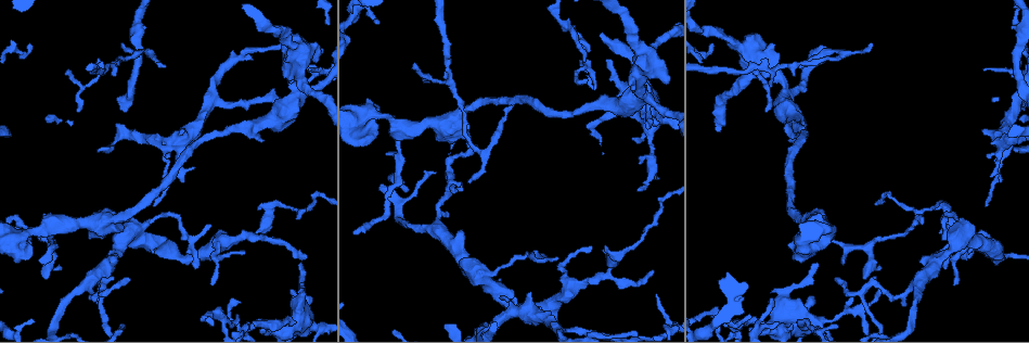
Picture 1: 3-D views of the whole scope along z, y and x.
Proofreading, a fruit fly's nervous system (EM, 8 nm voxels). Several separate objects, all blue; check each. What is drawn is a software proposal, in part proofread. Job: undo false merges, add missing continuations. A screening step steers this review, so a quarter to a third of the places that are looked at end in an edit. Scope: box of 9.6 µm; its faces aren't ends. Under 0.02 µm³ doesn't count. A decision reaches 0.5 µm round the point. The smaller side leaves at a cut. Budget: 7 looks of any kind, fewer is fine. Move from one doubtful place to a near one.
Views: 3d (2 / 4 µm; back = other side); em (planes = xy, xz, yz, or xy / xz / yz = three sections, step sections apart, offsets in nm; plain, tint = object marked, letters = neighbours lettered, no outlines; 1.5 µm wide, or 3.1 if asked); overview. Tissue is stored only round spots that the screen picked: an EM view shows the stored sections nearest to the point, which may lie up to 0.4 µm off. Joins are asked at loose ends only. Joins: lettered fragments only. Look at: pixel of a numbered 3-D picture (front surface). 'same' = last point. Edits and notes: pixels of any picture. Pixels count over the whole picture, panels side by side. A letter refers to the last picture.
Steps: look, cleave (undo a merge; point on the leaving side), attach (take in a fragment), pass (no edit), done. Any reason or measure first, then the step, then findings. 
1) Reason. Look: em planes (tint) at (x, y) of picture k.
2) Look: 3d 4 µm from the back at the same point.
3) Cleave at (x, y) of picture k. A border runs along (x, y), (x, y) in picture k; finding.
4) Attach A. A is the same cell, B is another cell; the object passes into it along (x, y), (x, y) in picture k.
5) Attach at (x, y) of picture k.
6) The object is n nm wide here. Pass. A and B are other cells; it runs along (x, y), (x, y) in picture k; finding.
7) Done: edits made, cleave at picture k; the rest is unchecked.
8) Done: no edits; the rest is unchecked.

Tapers out. Look: em planes (letters) at (544, 254) of picture 1.

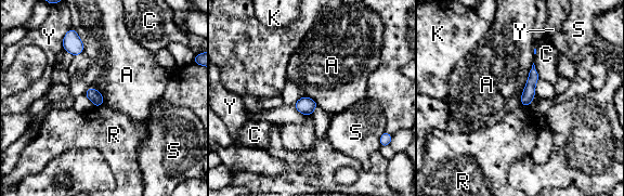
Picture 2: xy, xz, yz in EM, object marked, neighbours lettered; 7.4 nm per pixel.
Pass. A, C, K, R, S and Y are other cells; a border runs along (533, 62), (520, 104) in picture 2; no lettered fragment goes on from it.

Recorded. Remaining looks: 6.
Tapers out. Look: em planes (letters) at (836, 279) of picture 1.

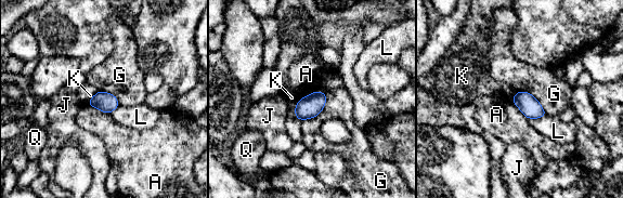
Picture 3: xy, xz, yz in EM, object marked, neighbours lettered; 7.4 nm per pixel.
The object is 150 nm wide here; the longest contact is with G, 280 nm. Pass. A, G, J, K, L and Q are other cells; no lettered fragment goes on from it.

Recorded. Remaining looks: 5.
Branch stops here. Look: 3d 4 µm at (47, 279) of picture 1.

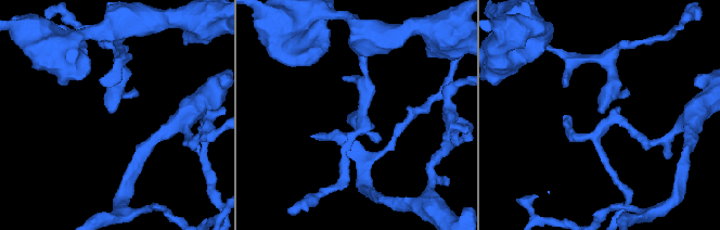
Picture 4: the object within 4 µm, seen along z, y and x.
Look: em planes (tint) at (356, 117) of picture 4.

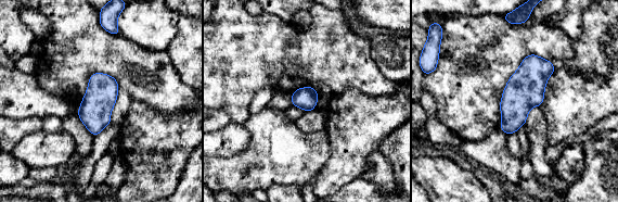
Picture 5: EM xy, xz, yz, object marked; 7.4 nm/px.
Look: em planes (letters) at the same point.

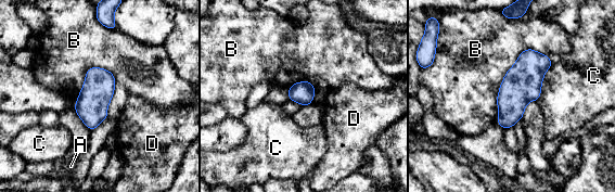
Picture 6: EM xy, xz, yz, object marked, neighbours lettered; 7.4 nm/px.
The object is 240 nm wide here. Pass. A, B, C and D are other cells; a border runs along (528, 48), (501, 82), (495, 120) in picture 6; no lettered fragment goes on from it.

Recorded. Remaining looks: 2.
Done: no edits; the rest is unchecked.

